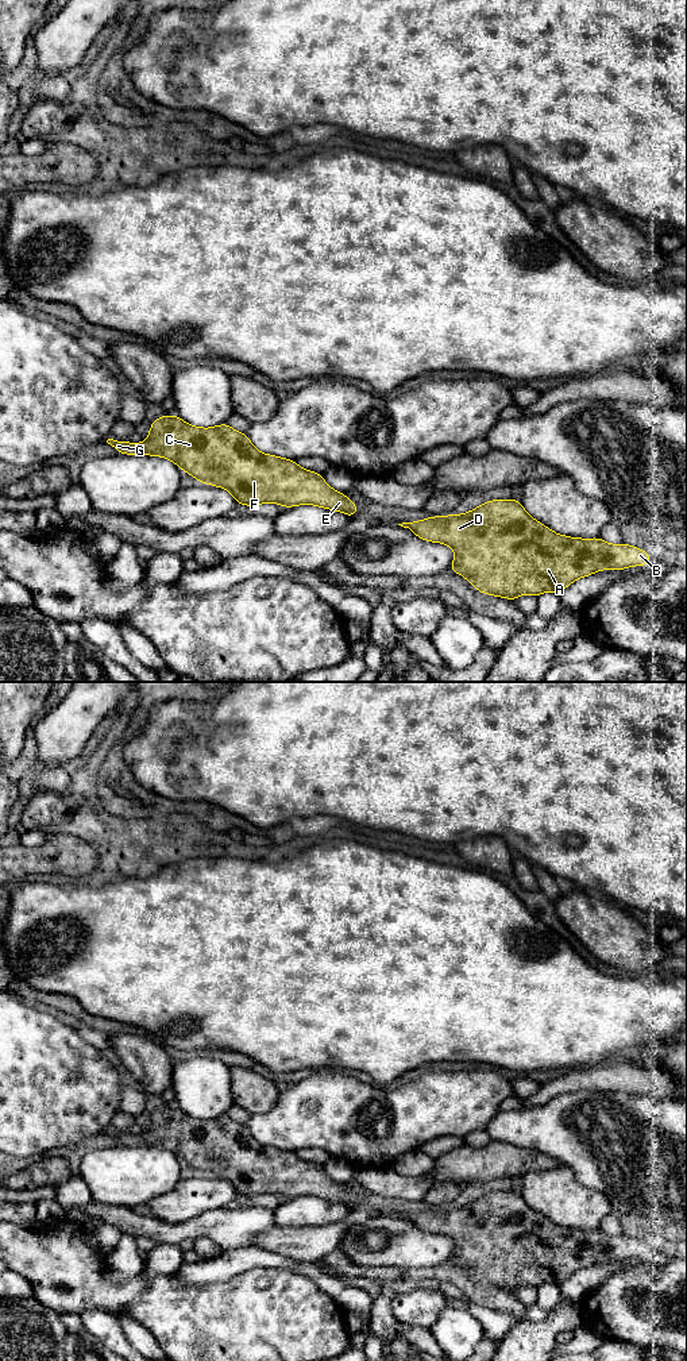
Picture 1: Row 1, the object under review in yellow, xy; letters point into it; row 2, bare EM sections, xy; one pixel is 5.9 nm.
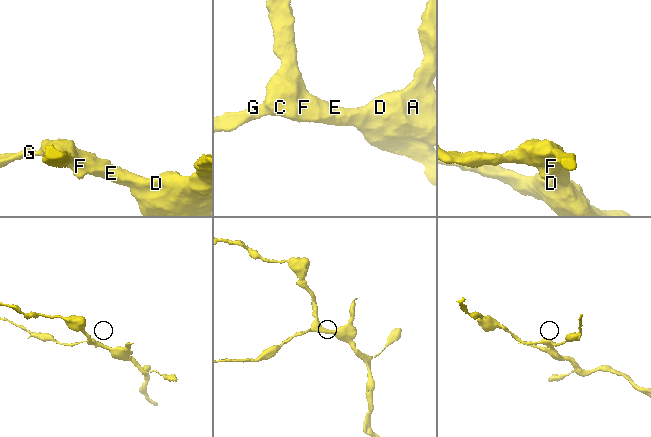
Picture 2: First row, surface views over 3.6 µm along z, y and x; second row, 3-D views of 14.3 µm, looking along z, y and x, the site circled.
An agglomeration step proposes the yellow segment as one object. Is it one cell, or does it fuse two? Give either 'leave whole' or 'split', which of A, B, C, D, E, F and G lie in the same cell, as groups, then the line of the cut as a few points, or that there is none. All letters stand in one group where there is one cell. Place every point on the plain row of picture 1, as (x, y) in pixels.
leave whole; groups A B C D E F G; cut none

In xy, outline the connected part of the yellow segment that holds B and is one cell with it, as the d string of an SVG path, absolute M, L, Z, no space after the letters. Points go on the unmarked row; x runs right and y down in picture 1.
M518 1190L491 1191L464 1206L431 1207L398 1217L422 1231L452 1238L455 1249L451 1264L463 1266L483 1285L512 1292L522 1285L534 1288L545 1283L560 1285L576 1271L599 1261L622 1261L653 1254L644 1241L625 1234L607 1235L601 1227L579 1230L557 1226L532 1210Z

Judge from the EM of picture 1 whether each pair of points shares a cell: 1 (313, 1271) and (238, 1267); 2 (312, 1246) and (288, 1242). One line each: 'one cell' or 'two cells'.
1: one cell
2: one cell

